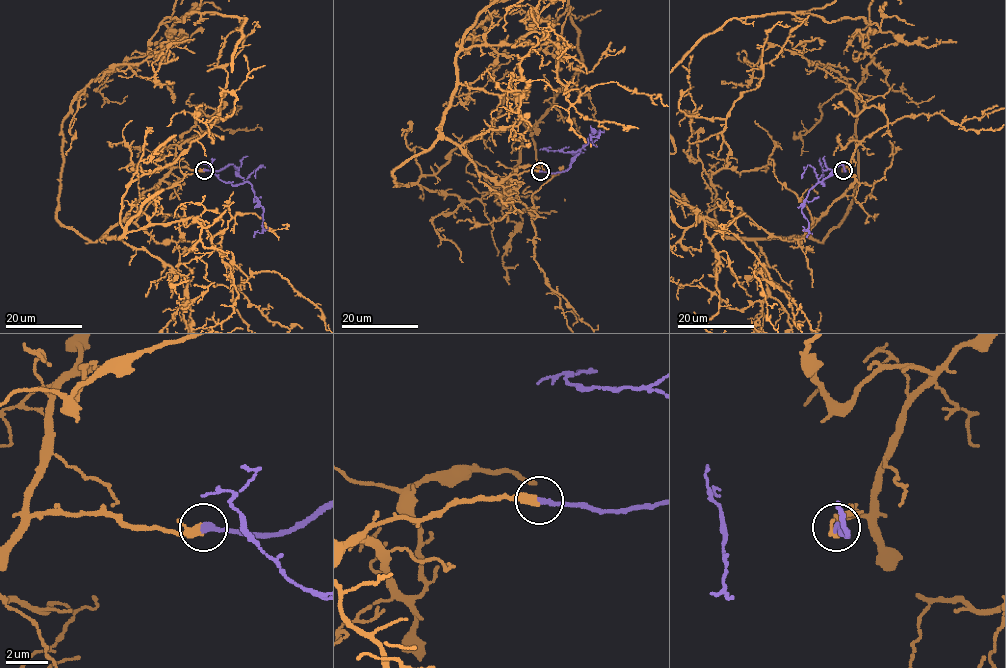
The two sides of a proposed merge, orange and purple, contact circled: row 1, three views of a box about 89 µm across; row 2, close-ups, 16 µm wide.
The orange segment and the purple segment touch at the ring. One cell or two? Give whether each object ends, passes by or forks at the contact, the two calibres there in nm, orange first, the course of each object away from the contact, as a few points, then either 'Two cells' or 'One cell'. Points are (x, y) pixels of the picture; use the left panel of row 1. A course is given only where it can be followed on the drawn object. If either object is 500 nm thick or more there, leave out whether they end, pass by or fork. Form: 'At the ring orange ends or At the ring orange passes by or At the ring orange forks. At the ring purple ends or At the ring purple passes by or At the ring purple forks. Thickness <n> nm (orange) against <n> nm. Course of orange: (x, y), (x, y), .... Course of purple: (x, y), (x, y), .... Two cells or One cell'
At the ring orange passes by. At the ring purple ends. Thickness 300 nm (orange) against 320 nm. Course of orange: (203, 169), (105, 236), (210, 160), (155, 152), (237, 95), (244, 18), (162, 21). Course of purple: (204, 169), (220, 170), (233, 165), (251, 185), (263, 209), (263, 231), (256, 232), (254, 237). One cell

